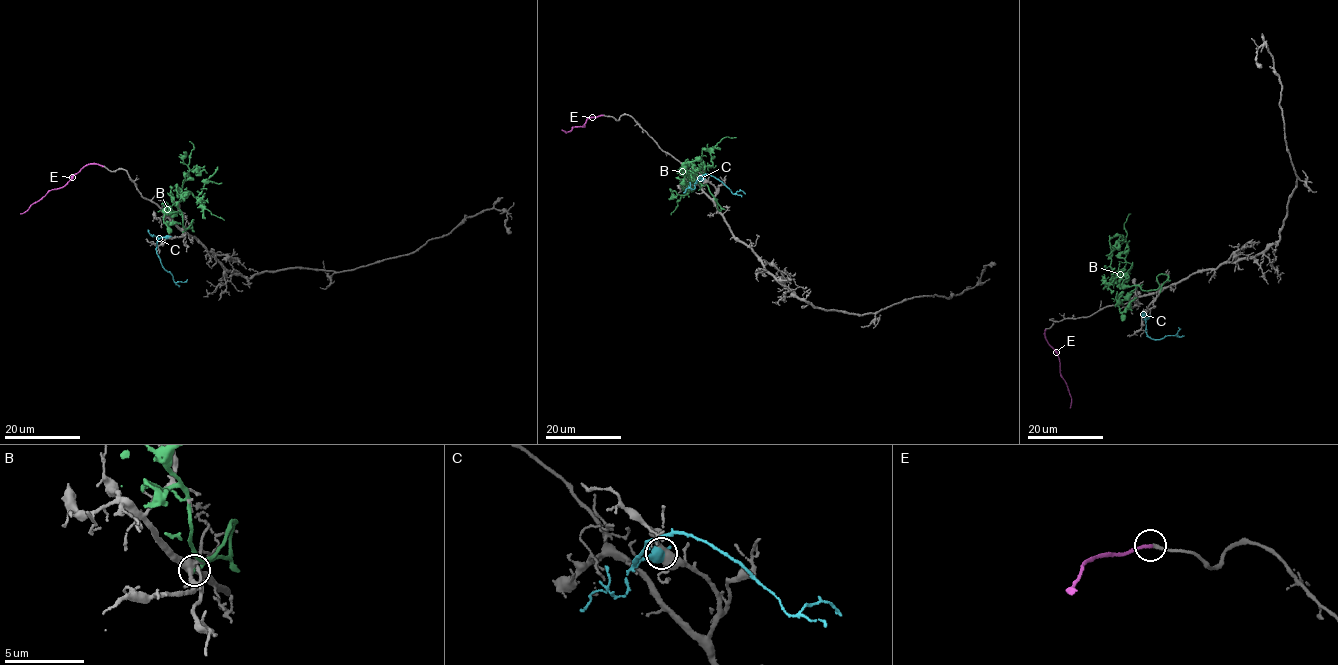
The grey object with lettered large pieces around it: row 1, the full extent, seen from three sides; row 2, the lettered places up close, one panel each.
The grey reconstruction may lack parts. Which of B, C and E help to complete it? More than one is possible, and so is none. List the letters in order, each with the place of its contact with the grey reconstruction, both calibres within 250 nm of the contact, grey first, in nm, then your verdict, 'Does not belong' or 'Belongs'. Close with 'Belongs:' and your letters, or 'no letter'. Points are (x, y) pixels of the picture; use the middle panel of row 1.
B: Touches grey at (715, 199). Thickness 400 nm (grey) against 190 nm. Does not belong
C: Touches grey at (702, 179). Thickness 400 nm (grey) against 700 nm. Does not belong
E: Touches grey at (602, 115). Thickness 220 nm (grey) against 240 nm. Does not belong
Belongs: no letter

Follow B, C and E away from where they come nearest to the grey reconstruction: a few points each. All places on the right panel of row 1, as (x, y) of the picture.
B: (1160, 291), (1167, 275), (1144, 290), (1118, 272), (1112, 279), (1123, 269), (1107, 286)
C: (1143, 314), (1146, 335), (1153, 339), (1179, 336), (1178, 327)
E: (1045, 330), (1044, 333), (1056, 351), (1060, 372), (1070, 396), (1070, 408)

